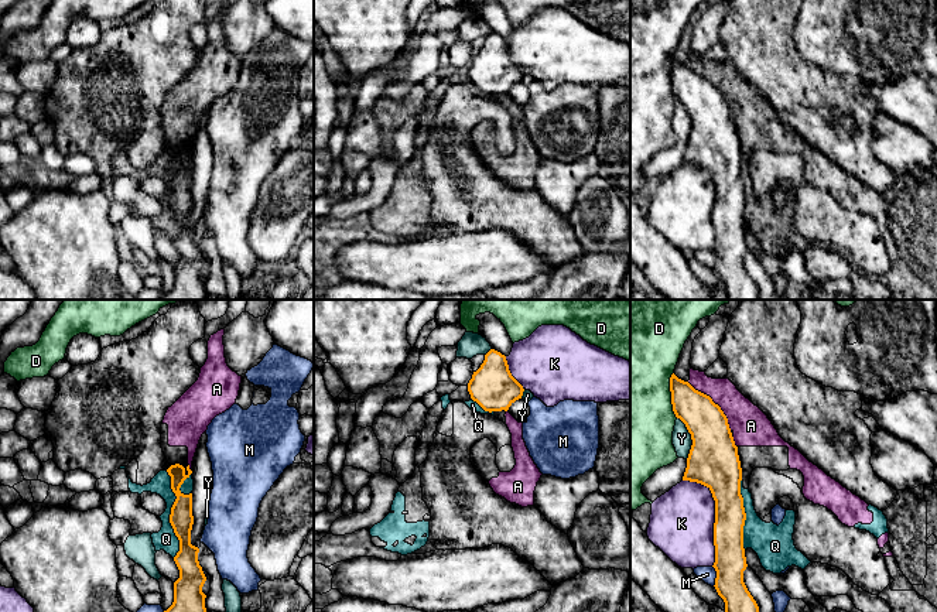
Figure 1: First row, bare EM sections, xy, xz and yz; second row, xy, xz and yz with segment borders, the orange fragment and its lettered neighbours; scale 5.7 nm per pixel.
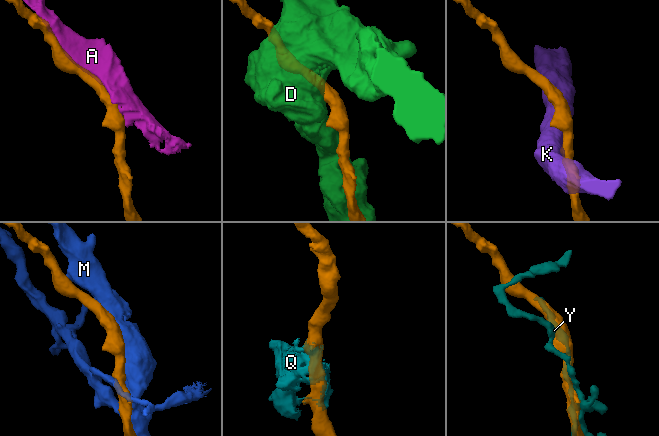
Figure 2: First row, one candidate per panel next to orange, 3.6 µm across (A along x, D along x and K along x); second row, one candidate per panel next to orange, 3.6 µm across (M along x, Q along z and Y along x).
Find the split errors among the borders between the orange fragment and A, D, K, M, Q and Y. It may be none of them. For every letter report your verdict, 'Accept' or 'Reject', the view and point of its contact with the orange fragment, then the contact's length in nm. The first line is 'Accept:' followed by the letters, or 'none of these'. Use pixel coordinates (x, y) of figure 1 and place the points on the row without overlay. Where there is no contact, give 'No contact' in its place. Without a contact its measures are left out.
Accept: none of these
A: Reject. Touches orange at yz (714, 86). Shared border 380 nm
D: Reject. Touches orange at yz (672, 78). Shared border 260 nm
K: Reject. Touches orange at yz (715, 198). Shared border 500 nm
M: Reject. Touches orange at yz (717, 259). Shared border 120 nm
Q: Reject. Touches orange at xy (170, 198). Shared border 500 nm
Y: Reject. Touches orange at yz (691, 122). Shared border 240 nm

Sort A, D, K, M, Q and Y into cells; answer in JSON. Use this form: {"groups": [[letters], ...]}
{"groups": [["A", "Q"], ["D"], ["K"], ["M"], ["Y"]]}

